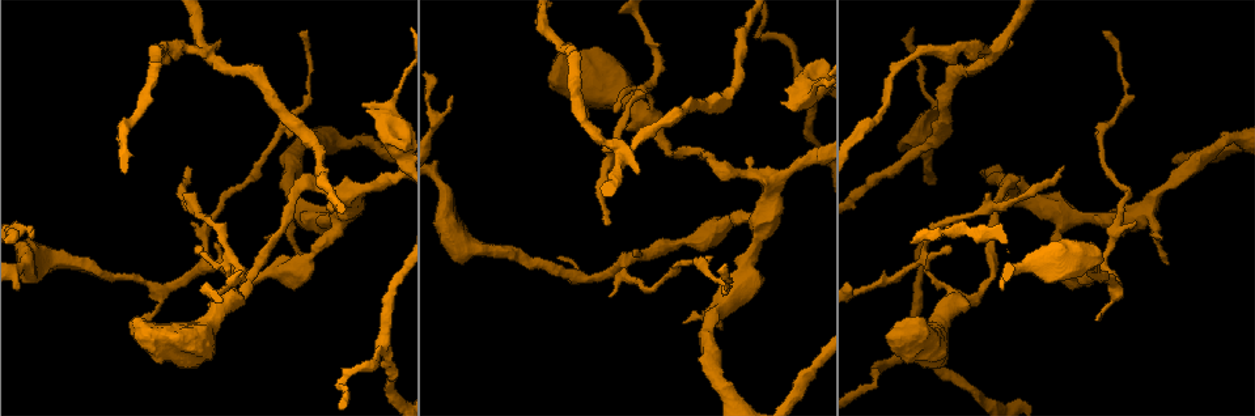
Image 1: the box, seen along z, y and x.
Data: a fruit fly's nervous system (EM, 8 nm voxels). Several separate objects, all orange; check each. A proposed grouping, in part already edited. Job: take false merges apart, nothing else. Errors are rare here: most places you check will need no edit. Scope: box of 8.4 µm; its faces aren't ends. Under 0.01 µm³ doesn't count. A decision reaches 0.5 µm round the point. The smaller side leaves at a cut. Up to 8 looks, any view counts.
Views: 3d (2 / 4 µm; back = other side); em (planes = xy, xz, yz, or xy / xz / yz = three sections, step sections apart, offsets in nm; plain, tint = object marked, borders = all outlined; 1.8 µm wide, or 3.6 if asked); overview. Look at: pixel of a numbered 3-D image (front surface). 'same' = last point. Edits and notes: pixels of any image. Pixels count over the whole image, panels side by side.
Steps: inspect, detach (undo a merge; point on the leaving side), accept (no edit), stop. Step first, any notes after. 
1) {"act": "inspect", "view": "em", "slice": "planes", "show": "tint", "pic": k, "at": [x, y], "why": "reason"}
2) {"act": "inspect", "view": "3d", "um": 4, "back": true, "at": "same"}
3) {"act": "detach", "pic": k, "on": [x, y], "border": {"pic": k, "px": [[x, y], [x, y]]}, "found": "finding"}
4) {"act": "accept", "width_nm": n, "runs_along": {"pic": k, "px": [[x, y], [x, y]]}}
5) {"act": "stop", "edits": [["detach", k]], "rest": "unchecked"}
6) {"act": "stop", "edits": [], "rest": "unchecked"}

{"act": "inspect", "view": "em", "slice": "planes", "show": "plain", "pic": 1, "at": [379, 349], "why": "three-way junction"}

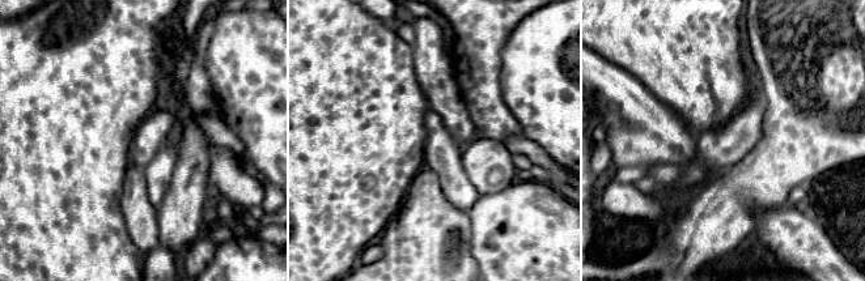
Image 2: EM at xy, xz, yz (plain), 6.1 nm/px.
{"act": "inspect", "view": "em", "slice": "planes", "show": "tint", "at": "same", "why": "where the object lies"}

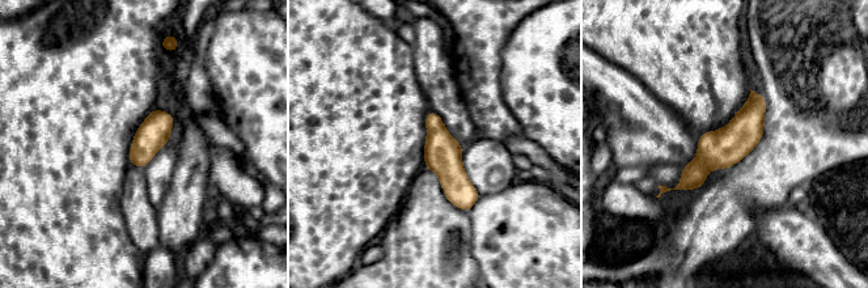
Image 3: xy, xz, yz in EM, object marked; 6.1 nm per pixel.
{"act": "accept", "runs_along": {"pic": 3, "px": [[759, 97], [752, 115], [681, 186]]}, "found": "all the same neuron"}

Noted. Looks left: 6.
{"act": "inspect", "view": "em", "slice": "yz", "step": 8, "show": "tint", "pic": 1, "at": [390, 114], "why": "calibre changes"}

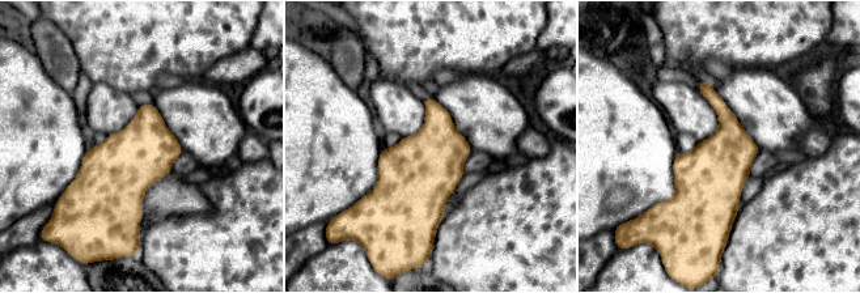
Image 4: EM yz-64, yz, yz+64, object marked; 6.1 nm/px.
{"act": "accept", "found": "one neuron here"}

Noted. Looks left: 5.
{"act": "inspect", "view": "3d", "um": 2, "pic": 1, "at": [992, 52], "why": "three-way junction"}

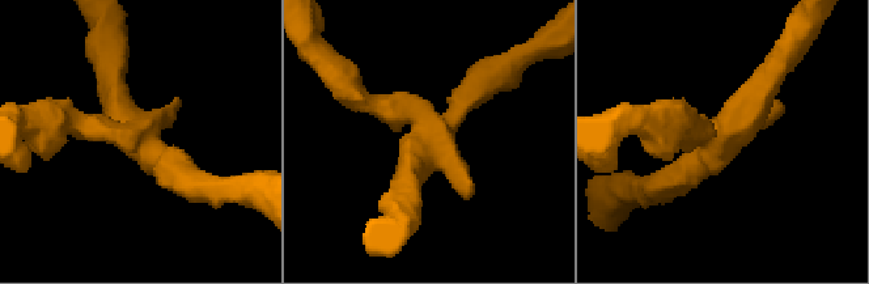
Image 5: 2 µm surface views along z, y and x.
{"act": "inspect", "view": "em", "slice": "planes", "show": "tint", "pic": 5, "at": [721, 135], "arms": 3, "arm_widths_nm": [220, 220, 220]}

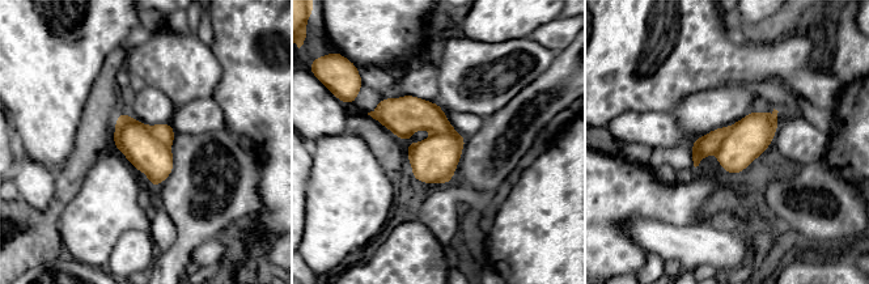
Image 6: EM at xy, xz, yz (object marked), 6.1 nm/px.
{"act": "detach", "pic": 6, "on": [164, 132], "border": {"pic": 6, "px": [[148, 127], [157, 139], [169, 147]]}, "found": "a second neuron is stuck on"}

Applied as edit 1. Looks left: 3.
{"act": "stop", "edits": [["detach", 6]], "rest": "unchecked"}

